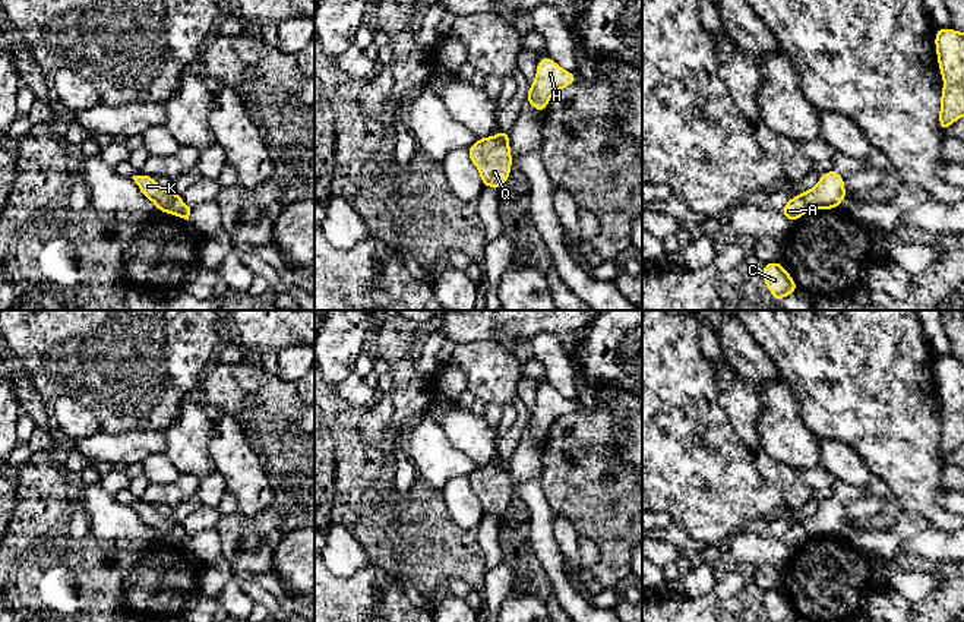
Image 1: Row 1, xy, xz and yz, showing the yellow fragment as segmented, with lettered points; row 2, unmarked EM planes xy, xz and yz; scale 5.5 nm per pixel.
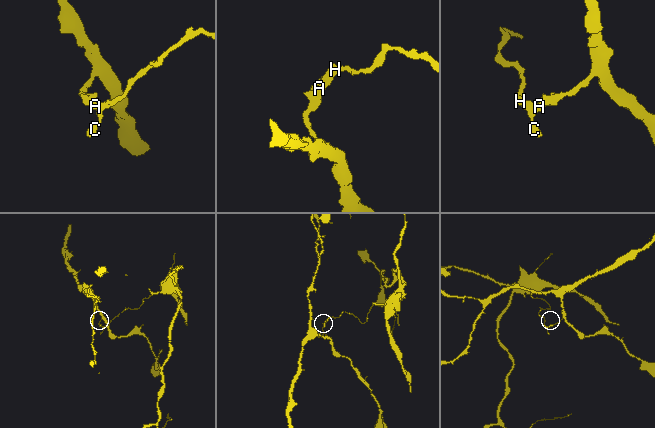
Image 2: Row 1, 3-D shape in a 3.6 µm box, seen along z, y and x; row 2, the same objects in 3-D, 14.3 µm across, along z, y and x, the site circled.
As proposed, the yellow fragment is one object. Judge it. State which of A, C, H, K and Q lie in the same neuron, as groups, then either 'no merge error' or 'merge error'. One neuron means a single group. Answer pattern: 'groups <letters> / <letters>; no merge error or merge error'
groups A C H / K Q; merge error

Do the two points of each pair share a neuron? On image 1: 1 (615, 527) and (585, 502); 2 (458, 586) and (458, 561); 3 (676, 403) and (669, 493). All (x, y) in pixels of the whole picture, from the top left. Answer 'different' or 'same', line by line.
1: same
2: different
3: same

